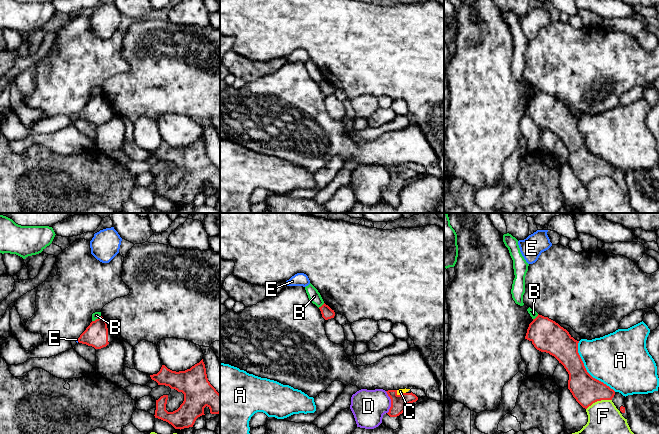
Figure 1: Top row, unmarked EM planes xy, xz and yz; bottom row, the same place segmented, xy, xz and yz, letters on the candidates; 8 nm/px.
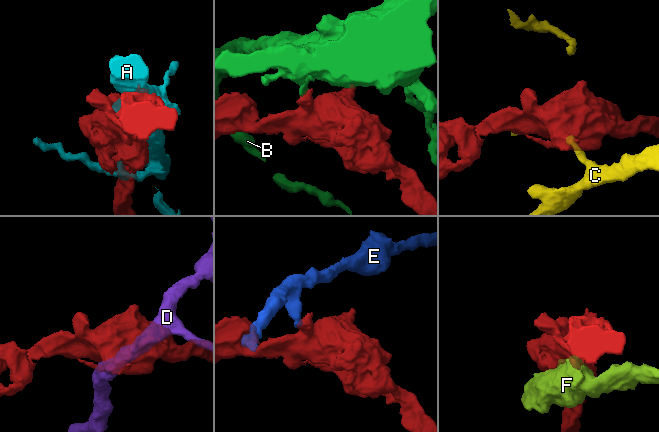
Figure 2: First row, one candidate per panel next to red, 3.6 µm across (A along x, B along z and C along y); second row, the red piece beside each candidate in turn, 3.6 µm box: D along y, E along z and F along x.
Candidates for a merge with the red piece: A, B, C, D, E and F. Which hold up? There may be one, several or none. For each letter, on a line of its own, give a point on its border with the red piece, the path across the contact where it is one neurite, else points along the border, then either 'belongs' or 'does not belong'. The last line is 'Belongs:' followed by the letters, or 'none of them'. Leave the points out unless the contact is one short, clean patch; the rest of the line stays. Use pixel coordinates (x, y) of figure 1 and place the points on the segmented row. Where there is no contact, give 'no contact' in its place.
A: yz (586, 370) | does not belong
B: xy (96, 319) | along xy (100, 315), (92, 321) | does not belong
C: xz (400, 394) | along xz (396, 390), (398, 394), (405, 392) | does not belong
D: xz (391, 402) | along xz (385, 391), (390, 399), (390, 408), (387, 413) | does not belong
E: xy (77, 339) | along xy (76, 339), (78, 341) | does not belong
F: yz (598, 400) | does not belong
Belongs: none of them

